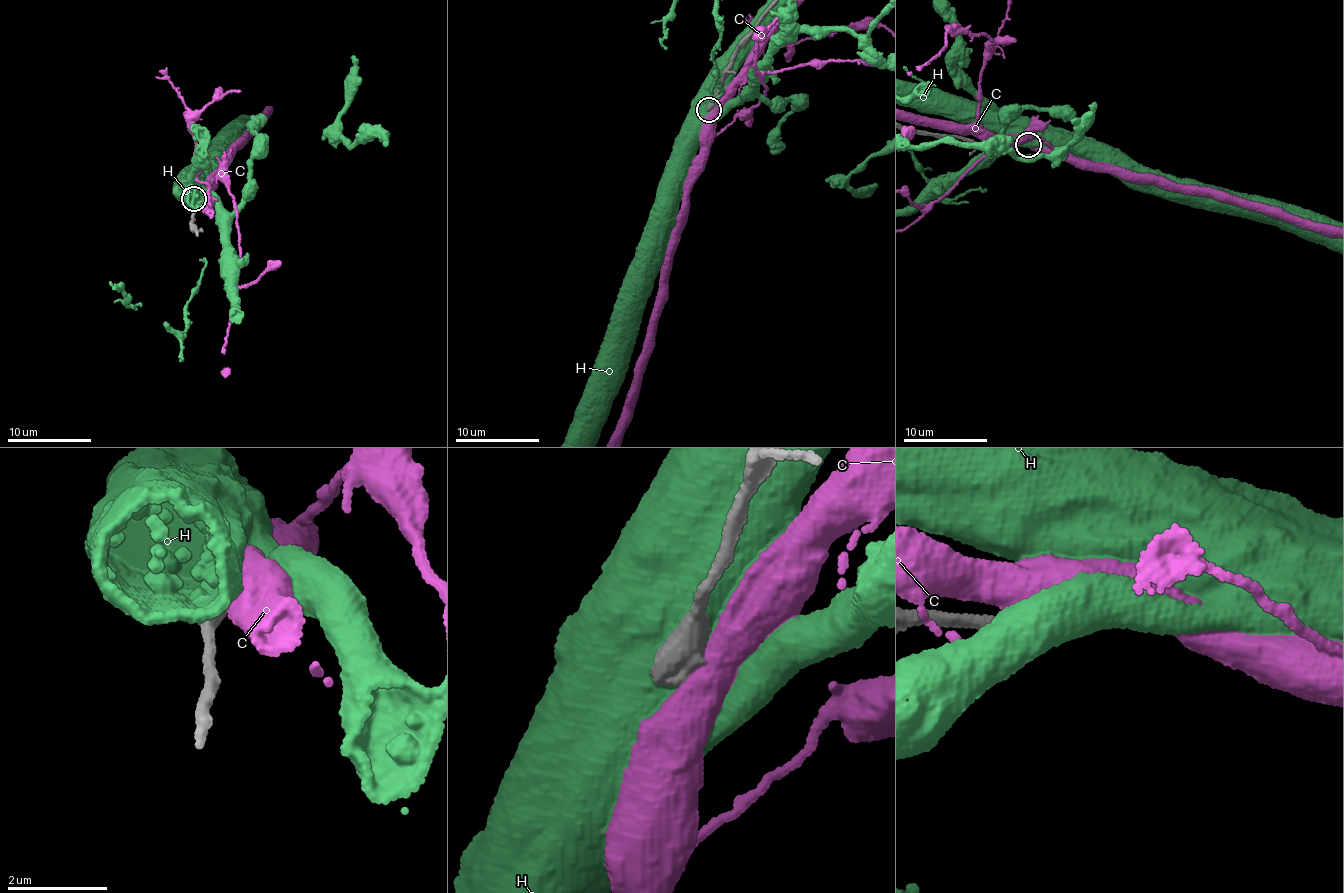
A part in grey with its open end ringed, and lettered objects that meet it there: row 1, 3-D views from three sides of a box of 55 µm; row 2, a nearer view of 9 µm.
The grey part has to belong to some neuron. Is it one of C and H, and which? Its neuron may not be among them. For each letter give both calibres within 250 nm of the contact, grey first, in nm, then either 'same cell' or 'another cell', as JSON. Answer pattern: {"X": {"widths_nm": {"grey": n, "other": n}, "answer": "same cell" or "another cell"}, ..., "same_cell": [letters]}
{"C": {"widths_nm": {"grey": 650, "other": 600}, "answer": "another cell"}, "H": {"widths_nm": {"grey": 700, "other": 800}, "answer": "another cell"}, "same_cell": []}

